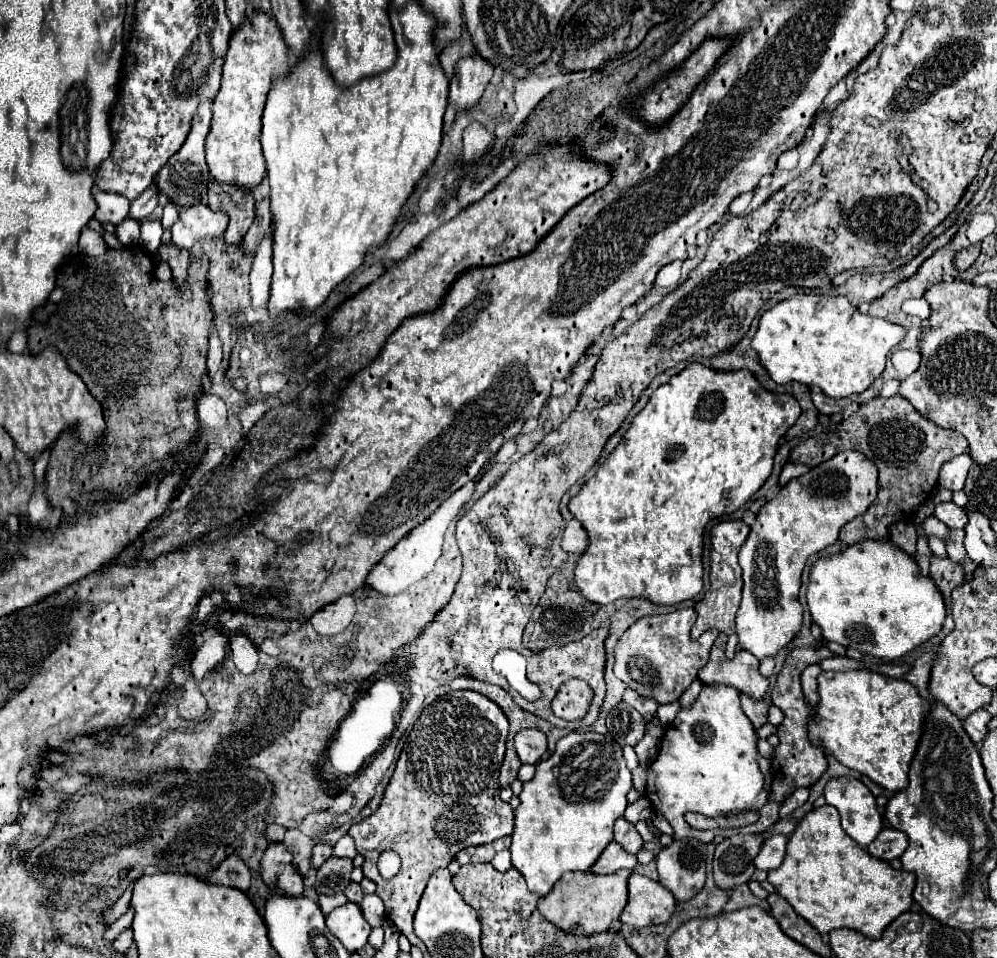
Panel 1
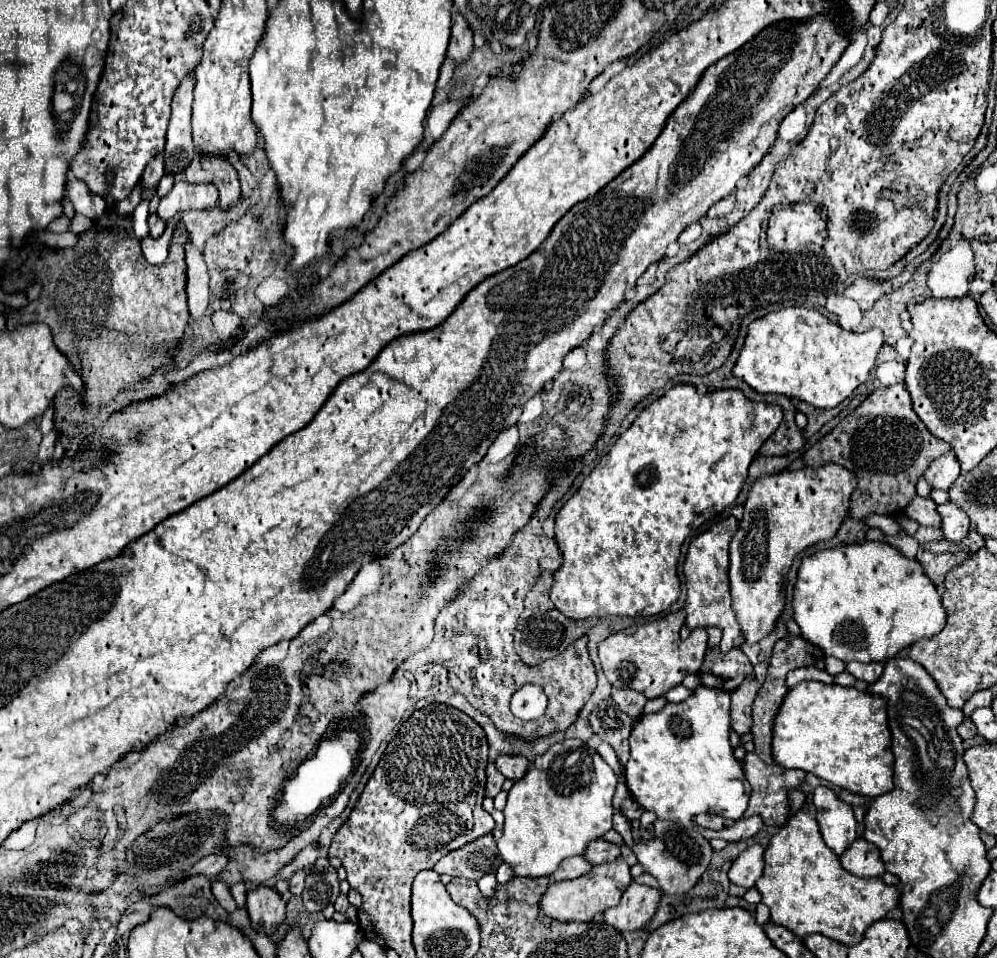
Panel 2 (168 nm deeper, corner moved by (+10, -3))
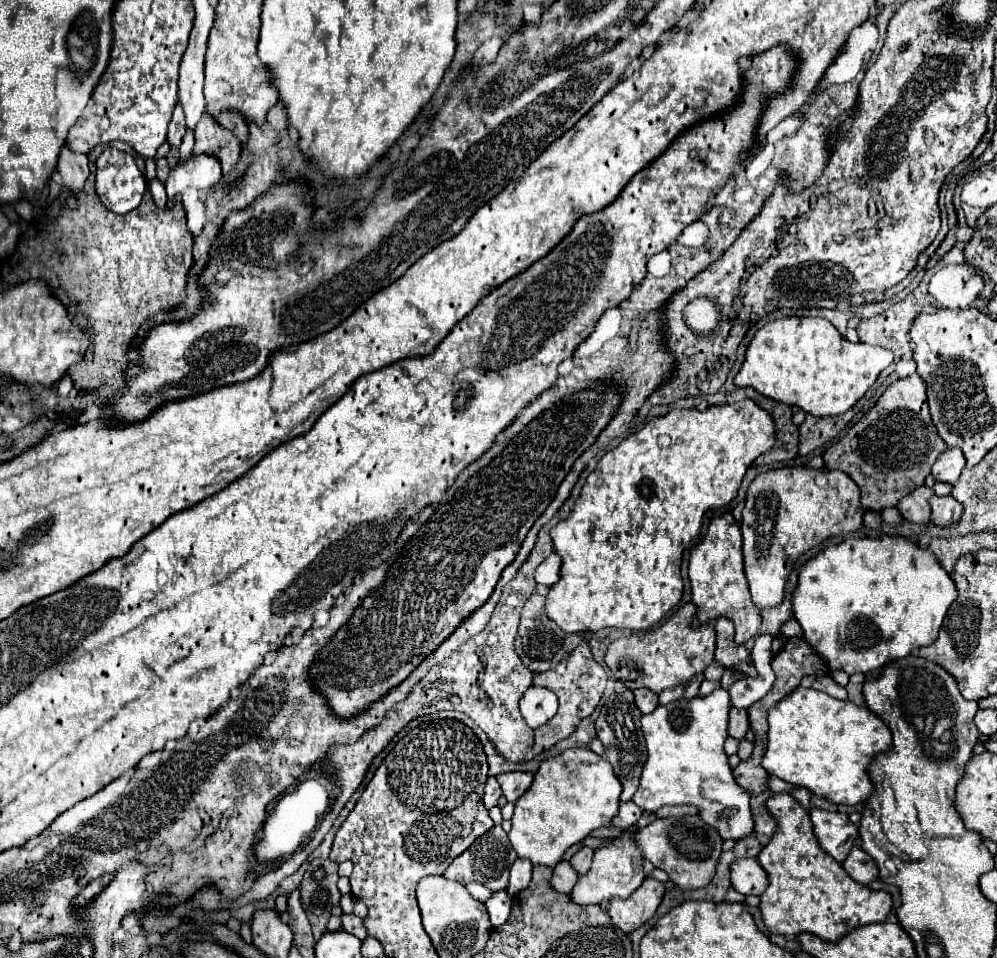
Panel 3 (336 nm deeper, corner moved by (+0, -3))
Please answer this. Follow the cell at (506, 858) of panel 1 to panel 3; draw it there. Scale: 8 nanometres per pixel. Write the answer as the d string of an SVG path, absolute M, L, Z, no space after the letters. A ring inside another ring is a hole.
M495 890L495 892L491 892L485 906L487 906L487 912L491 916L491 924L501 926L509 918L511 896L507 894L507 890Z

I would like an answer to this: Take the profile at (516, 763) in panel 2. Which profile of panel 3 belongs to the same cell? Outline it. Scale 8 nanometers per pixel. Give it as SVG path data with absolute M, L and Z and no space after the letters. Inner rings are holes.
M503 772L497 776L503 788L503 796L509 802L515 802L533 782L533 772Z

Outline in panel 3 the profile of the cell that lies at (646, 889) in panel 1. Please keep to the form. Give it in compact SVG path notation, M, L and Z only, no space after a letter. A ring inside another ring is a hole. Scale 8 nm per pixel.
M647 878L627 900L613 898L609 902L609 916L623 932L633 932L655 916L665 894L663 882Z

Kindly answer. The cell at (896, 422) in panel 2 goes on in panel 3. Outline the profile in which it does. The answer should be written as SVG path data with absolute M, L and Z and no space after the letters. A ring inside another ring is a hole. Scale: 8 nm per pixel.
M911 374L909 378L893 382L881 394L877 404L837 444L829 446L823 452L823 460L825 460L825 468L831 468L831 470L839 468L845 474L849 474L855 484L859 484L863 510L883 510L889 506L897 506L899 498L905 498L911 490L921 486L925 478L931 474L931 466L935 464L939 454L945 450L947 450L947 444L937 434L937 428L929 414L925 382L919 378L919 374Z

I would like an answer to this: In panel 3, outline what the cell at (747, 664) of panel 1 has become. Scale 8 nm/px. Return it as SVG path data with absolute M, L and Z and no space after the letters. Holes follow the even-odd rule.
M717 618L715 622L717 630L717 650L715 650L715 660L725 666L727 670L741 672L741 664L749 660L749 650L745 646L737 646L733 642L733 622L727 618Z

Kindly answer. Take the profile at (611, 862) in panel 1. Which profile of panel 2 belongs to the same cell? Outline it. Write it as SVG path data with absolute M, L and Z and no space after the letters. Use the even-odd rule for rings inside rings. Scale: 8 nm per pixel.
M573 856L573 858L565 858L561 862L561 866L553 872L553 880L555 882L563 882L563 880L571 880L571 878L577 878L577 876L583 876L585 872L589 872L593 868L593 864L585 862L583 856Z

